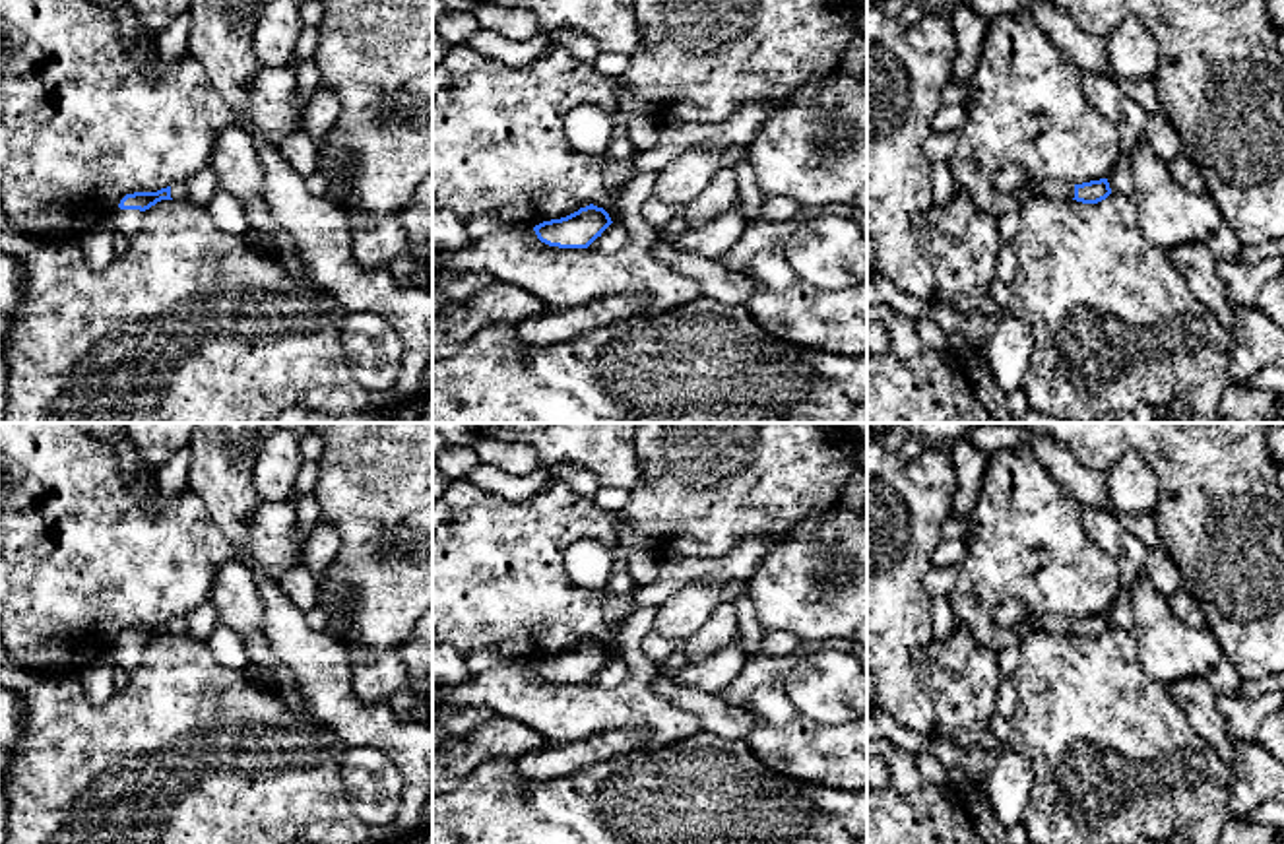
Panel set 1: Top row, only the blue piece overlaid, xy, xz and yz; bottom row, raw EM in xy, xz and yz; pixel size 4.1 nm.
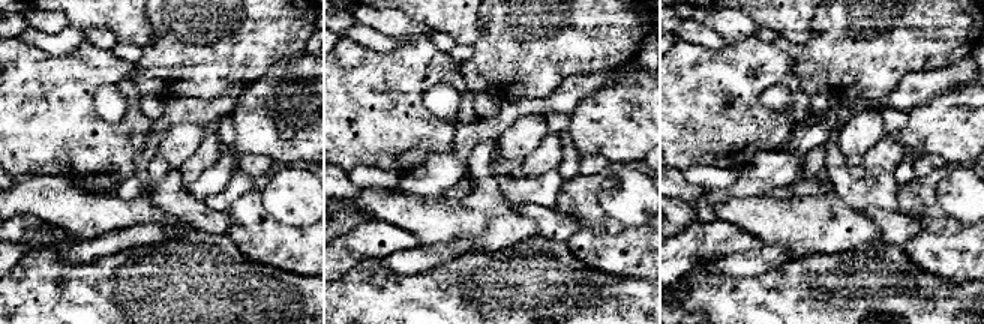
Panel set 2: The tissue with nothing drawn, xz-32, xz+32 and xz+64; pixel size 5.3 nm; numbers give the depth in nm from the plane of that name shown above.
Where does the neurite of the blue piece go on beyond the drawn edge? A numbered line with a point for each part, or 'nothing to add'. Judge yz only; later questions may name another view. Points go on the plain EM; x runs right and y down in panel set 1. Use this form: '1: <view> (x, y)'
1: yz (1052, 623)

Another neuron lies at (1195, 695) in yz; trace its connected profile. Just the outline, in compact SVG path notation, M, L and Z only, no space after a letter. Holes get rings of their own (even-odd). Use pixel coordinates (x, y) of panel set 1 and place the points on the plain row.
M1183 677L1168 683L1170 695L1185 710L1193 730L1208 741L1218 757L1232 768L1234 764L1234 739L1216 706L1218 693L1208 683L1208 677Z

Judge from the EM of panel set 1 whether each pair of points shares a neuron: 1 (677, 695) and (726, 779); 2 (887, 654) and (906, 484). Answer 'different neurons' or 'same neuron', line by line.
1: different neurons
2: same neuron

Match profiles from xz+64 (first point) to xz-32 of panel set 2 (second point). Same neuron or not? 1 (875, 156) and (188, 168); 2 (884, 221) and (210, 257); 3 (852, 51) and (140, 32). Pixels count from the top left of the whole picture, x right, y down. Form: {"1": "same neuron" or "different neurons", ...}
{"1": "same neuron", "2": "different neurons", "3": "different neurons"}

